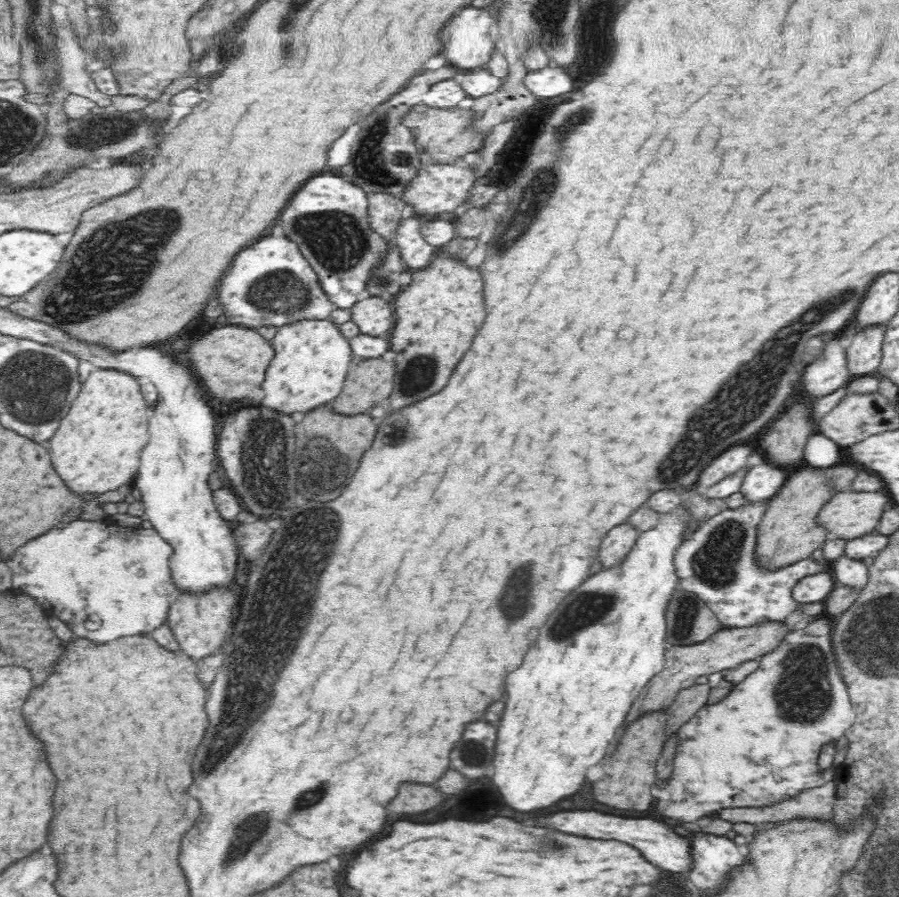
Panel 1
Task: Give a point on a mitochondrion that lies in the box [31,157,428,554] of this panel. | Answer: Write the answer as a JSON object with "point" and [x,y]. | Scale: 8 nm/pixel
{"point":[98,278]}

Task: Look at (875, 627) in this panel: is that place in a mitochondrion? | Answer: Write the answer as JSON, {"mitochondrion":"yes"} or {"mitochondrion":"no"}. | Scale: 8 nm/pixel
{"mitochondrion":"yes"}

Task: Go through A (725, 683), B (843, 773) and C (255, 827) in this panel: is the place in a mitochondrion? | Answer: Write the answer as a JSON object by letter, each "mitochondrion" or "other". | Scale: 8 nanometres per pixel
{"A":"other","B":"other","C":"mitochondrion"}

